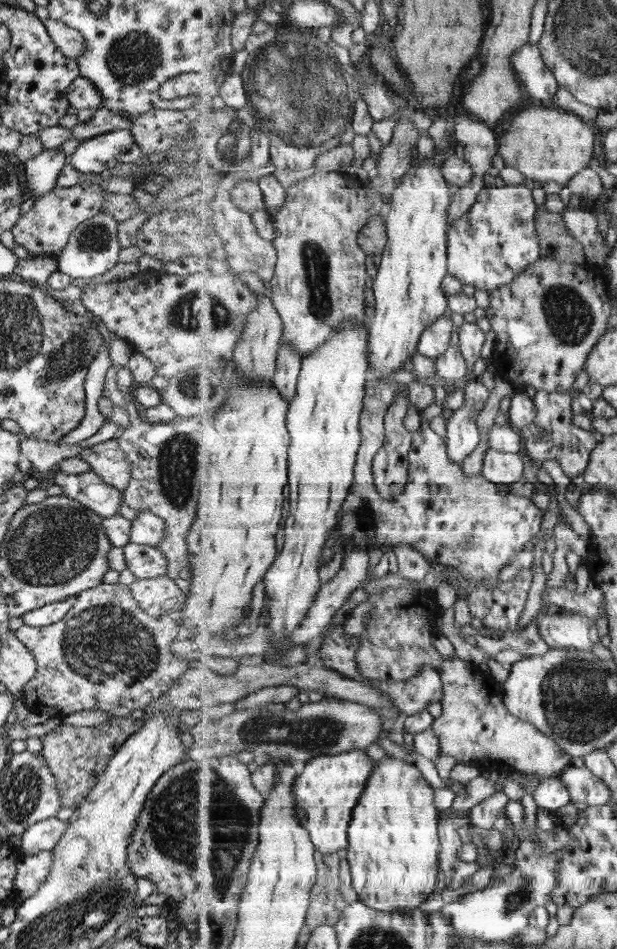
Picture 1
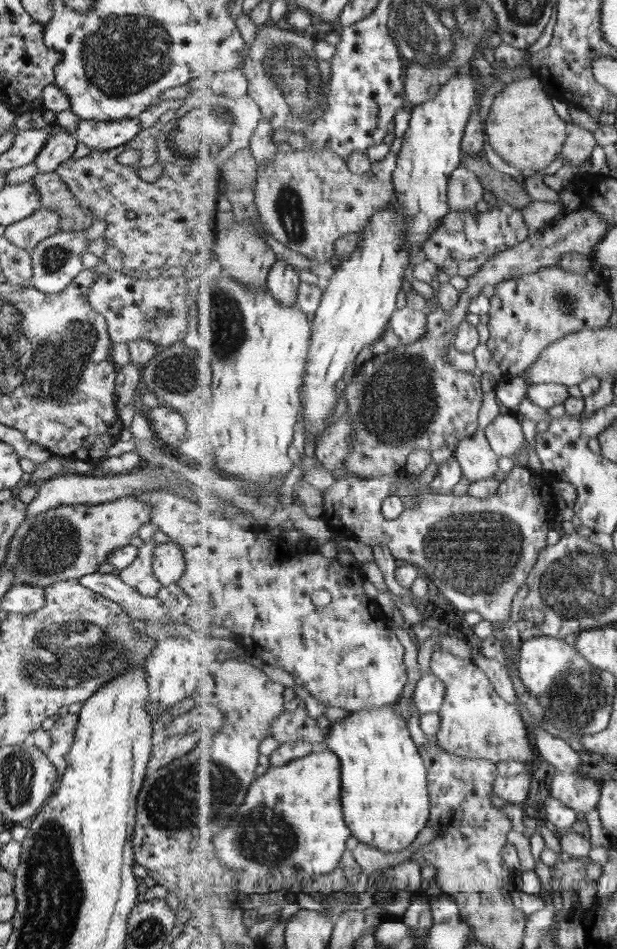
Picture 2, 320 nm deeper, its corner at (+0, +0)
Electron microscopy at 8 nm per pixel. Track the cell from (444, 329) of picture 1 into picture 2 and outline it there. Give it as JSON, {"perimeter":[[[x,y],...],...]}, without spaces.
{"perimeter":[[[409,307],[396,309],[391,317],[390,328],[401,339],[404,345],[419,342],[427,331],[427,312],[426,310],[412,310]]]}

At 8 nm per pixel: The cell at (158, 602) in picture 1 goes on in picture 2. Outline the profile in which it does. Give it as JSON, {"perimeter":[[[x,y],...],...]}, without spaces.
{"perimeter":[[[137,541],[137,556],[124,568],[119,570],[118,577],[123,584],[142,596],[155,597],[161,584],[158,584],[151,568],[154,541]]]}

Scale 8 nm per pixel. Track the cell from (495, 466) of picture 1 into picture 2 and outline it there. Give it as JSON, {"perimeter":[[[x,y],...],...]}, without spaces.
{"perimeter":[[[479,428],[474,435],[462,440],[455,450],[455,455],[461,465],[465,479],[468,479],[471,483],[489,479],[499,470],[499,456],[490,445],[486,429]]]}

